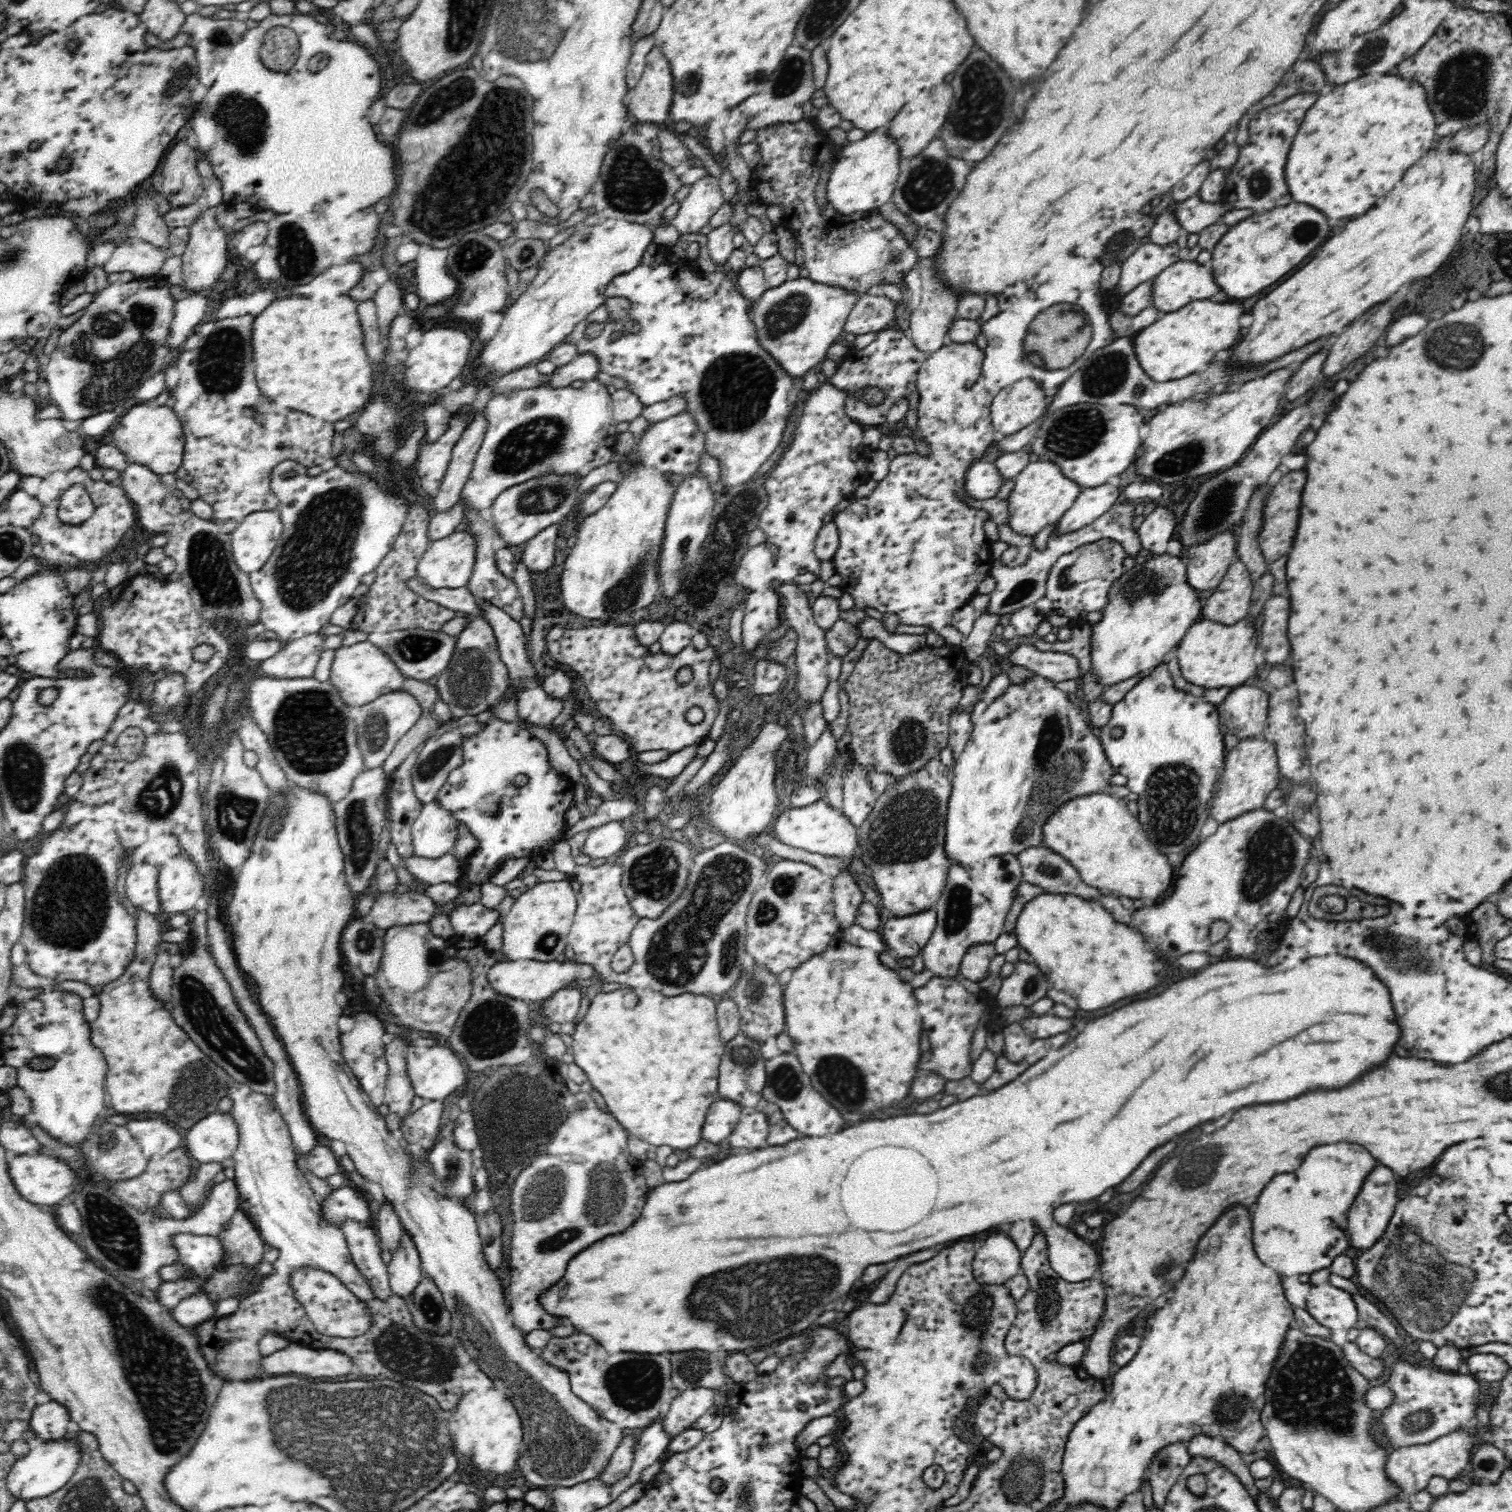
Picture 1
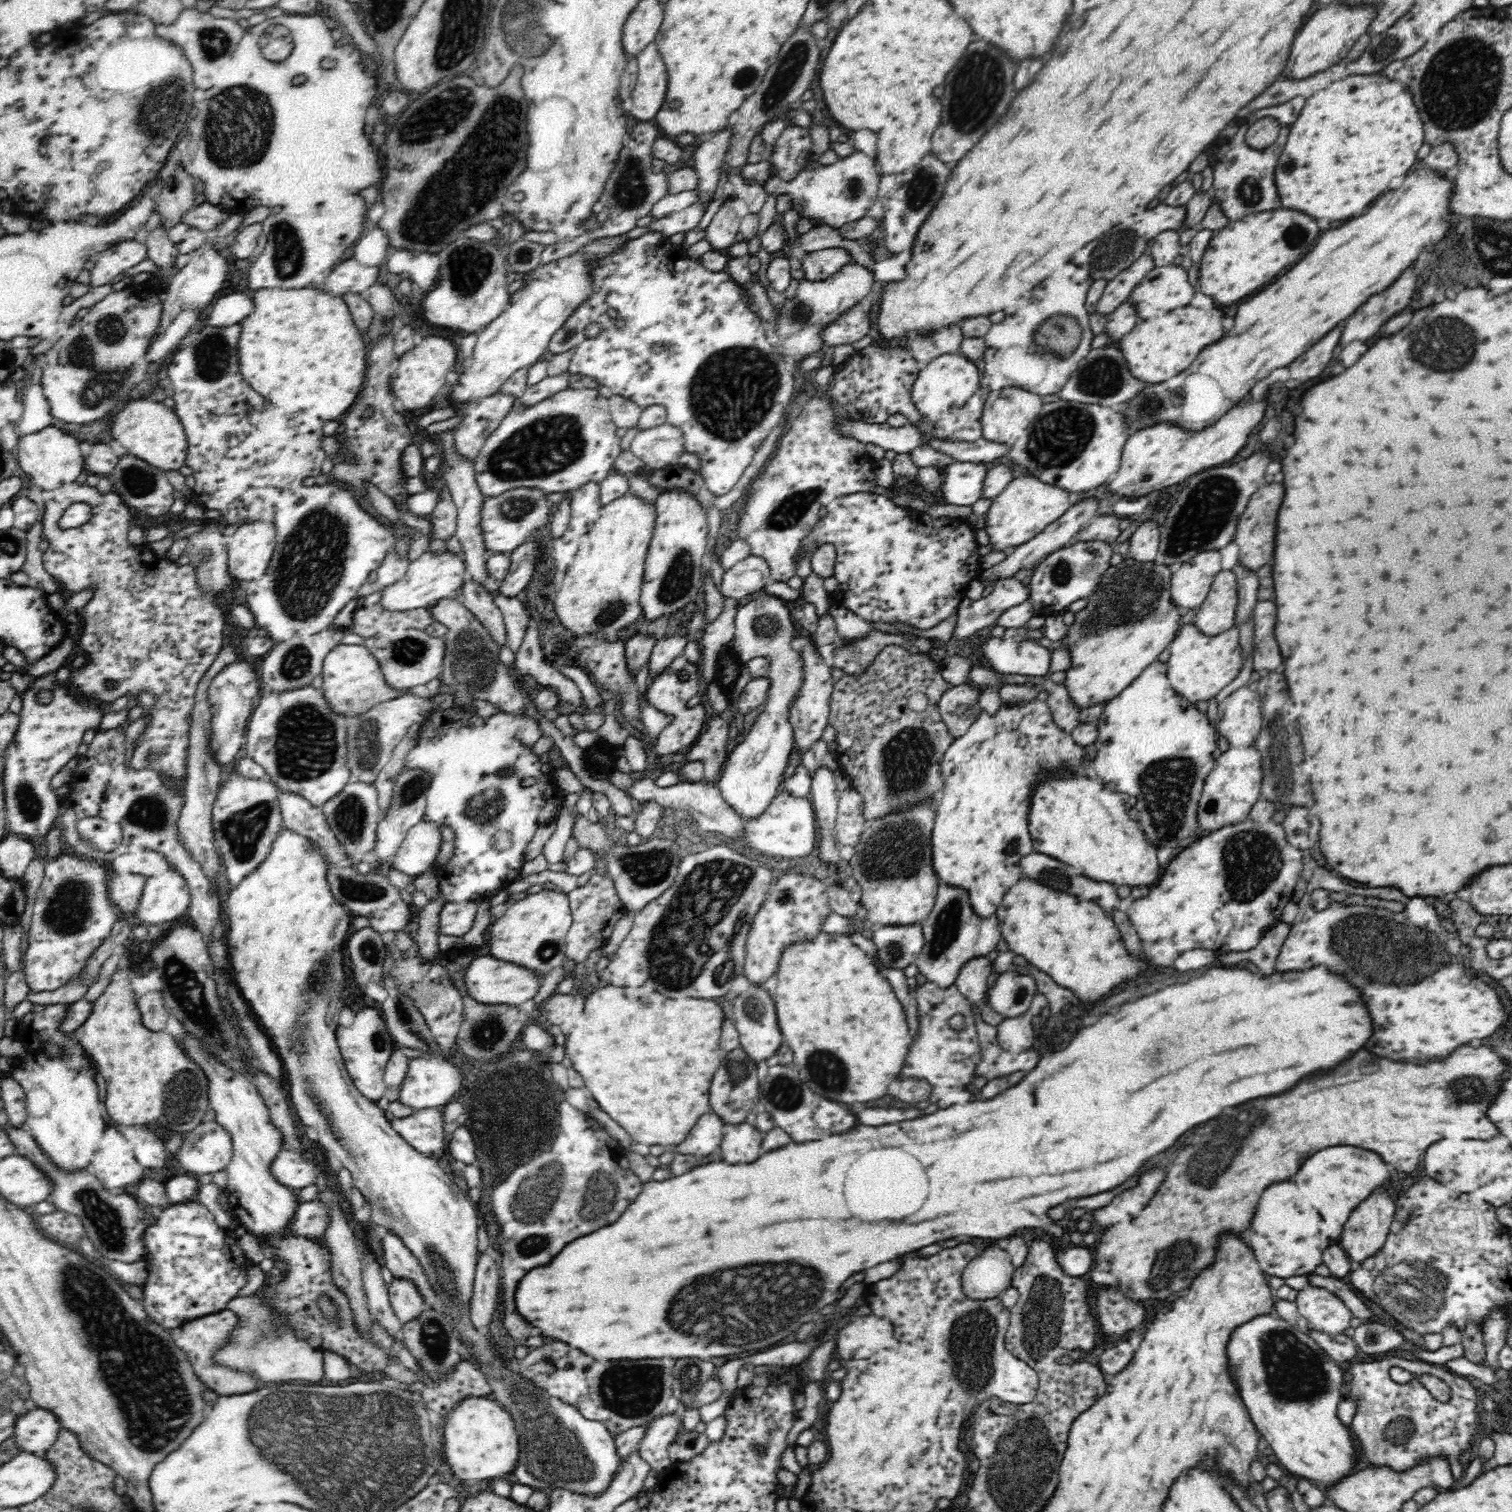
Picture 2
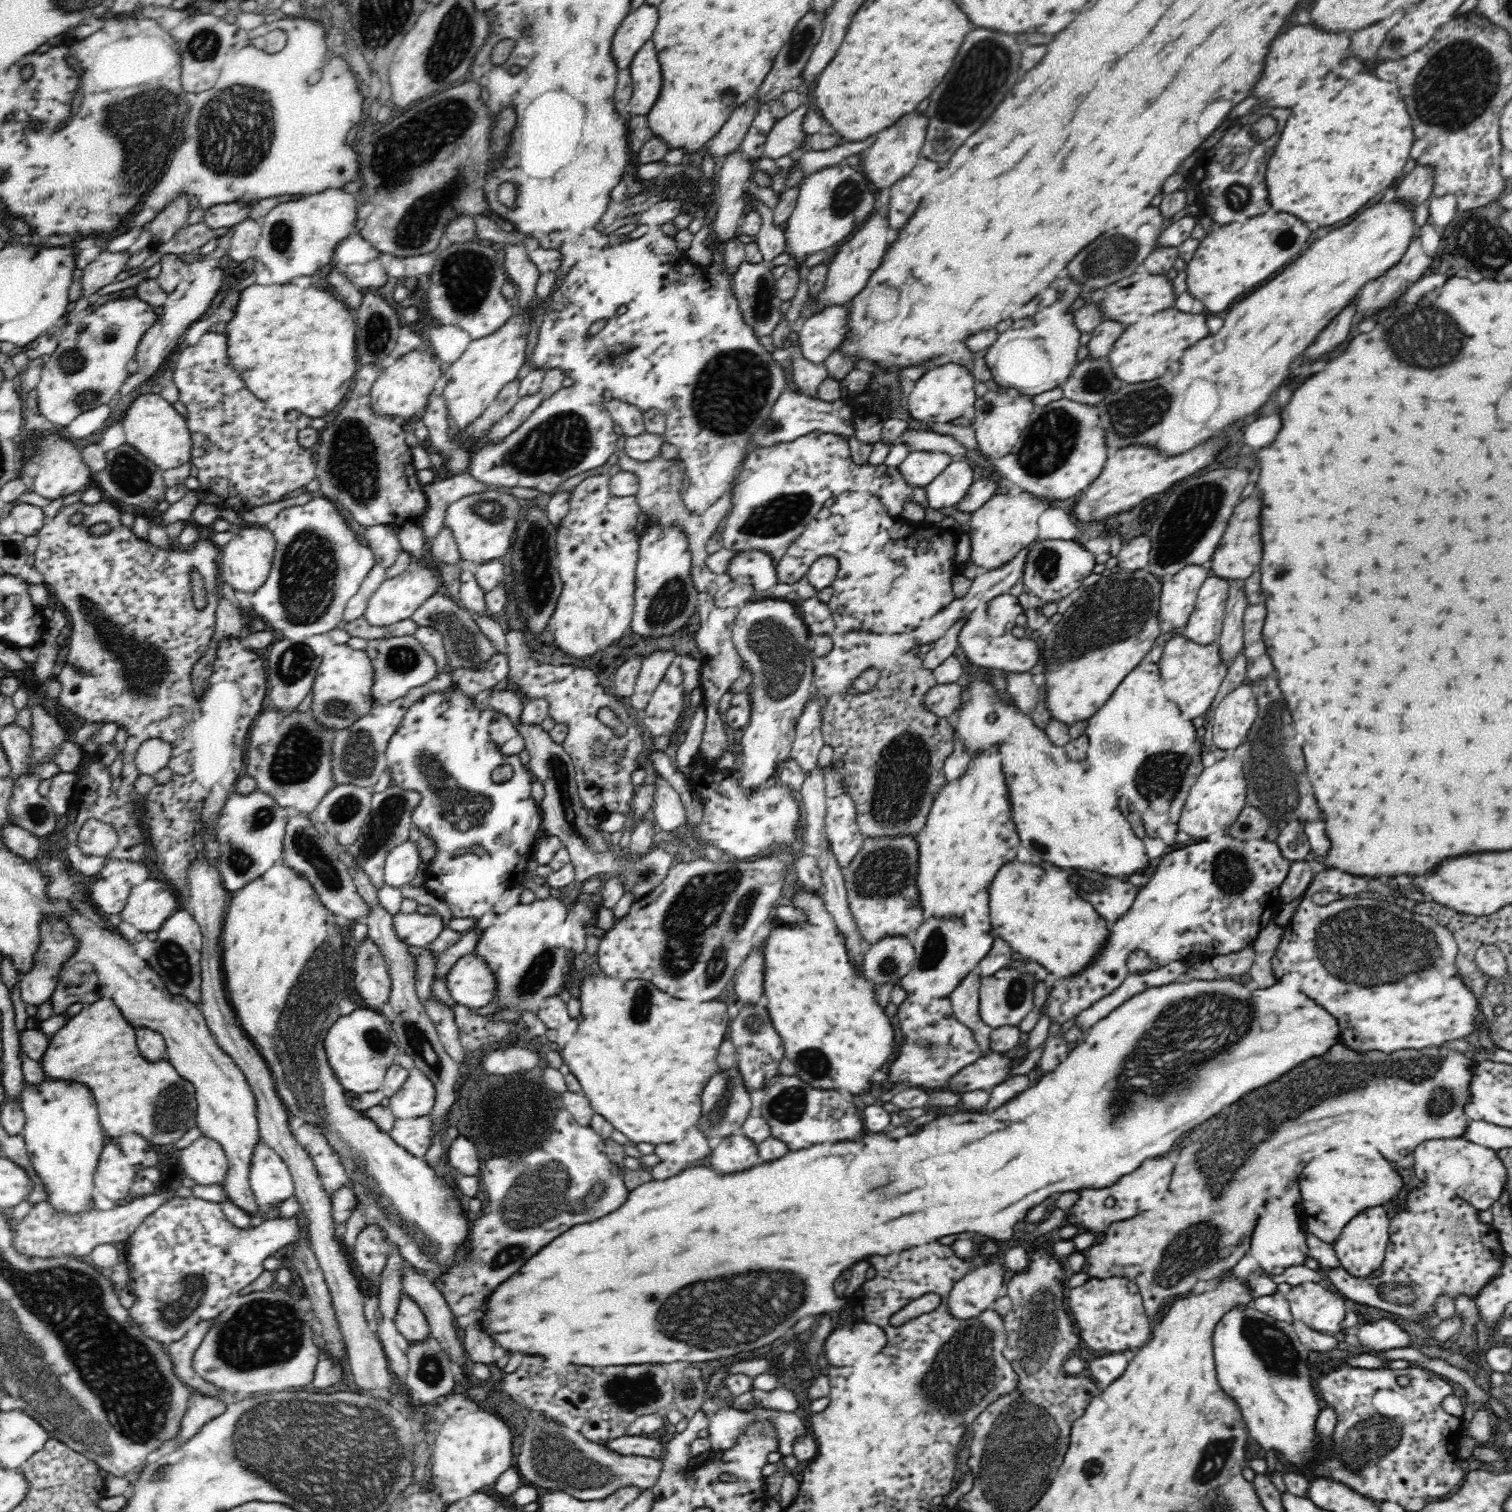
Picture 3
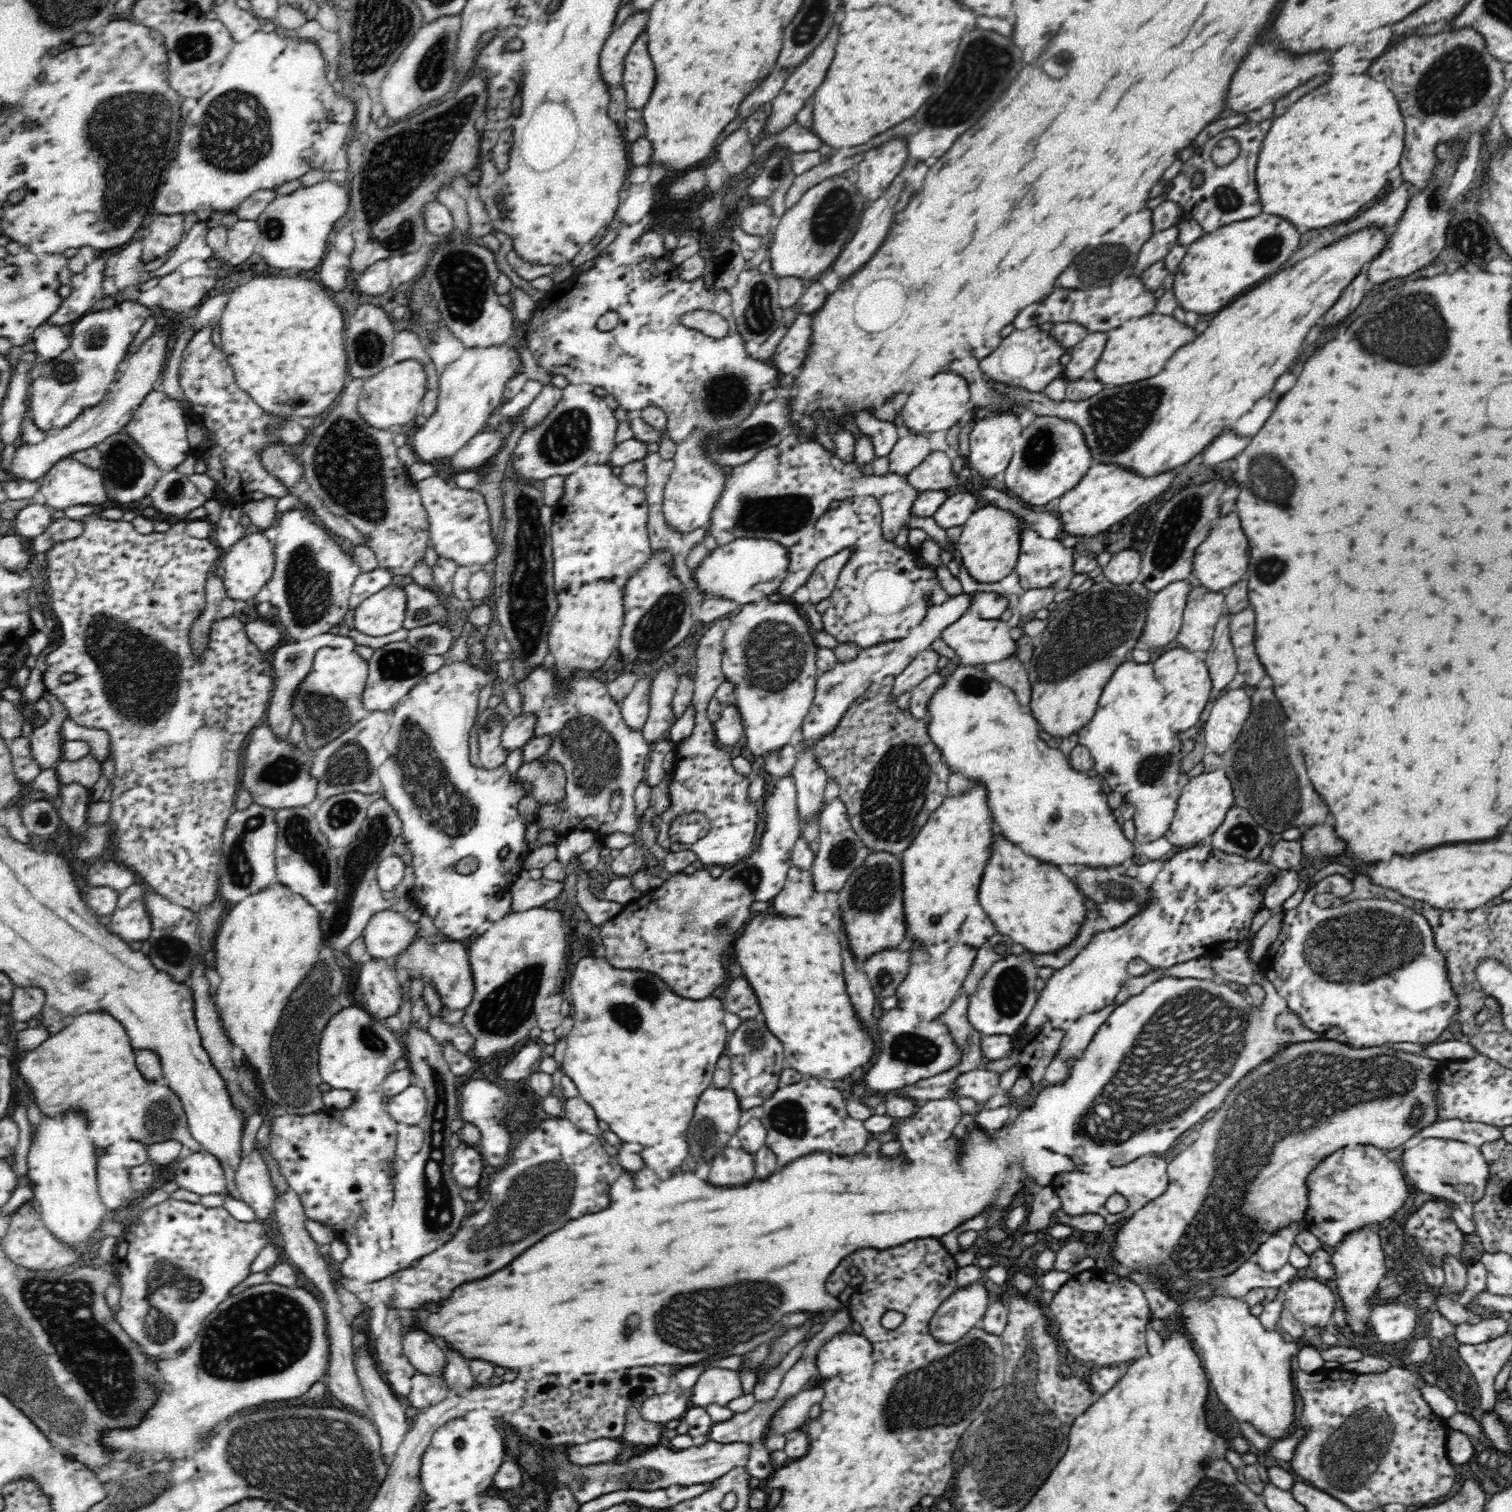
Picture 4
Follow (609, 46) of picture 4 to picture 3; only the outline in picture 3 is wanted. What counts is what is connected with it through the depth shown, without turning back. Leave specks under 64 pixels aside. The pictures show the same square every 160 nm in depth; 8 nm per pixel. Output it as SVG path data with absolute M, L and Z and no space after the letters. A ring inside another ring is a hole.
M645 2L635 11L629 12L622 20L610 44L612 59L618 70L629 68L634 54L642 48L646 40L652 38L656 22L658 22L658 10Z

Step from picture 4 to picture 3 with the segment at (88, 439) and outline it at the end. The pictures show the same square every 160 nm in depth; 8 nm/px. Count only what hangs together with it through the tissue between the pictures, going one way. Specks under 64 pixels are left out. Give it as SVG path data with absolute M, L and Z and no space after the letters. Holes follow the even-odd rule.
M207 259L196 261L188 265L188 279L184 279L168 295L162 306L162 313L157 317L156 322L144 333L142 340L138 343L134 361L138 364L134 374L141 374L142 381L134 388L138 388L147 380L154 378L156 372L160 372L160 366L170 356L172 348L178 344L182 334L193 322L199 320L200 316L208 310L212 298L216 296L218 288L222 286L224 274L219 268L218 260Z

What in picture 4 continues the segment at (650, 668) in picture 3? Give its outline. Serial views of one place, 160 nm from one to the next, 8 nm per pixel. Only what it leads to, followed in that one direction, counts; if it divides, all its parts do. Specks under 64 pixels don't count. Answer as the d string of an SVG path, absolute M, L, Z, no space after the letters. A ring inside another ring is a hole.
M640 677L630 694L618 704L624 723L634 731L643 729L649 715L650 682L652 678Z

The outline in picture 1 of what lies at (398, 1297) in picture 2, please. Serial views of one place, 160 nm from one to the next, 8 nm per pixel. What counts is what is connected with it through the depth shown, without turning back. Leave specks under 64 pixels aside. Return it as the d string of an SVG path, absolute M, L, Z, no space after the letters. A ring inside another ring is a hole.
M408 1233L402 1235L400 1246L392 1255L387 1271L391 1293L407 1302L423 1279L420 1257Z

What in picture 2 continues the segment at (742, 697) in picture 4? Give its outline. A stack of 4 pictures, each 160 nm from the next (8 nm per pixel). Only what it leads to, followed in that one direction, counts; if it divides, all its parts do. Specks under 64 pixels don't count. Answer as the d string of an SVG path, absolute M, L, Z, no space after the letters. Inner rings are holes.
M761 590L757 595L745 601L735 616L735 634L733 652L739 662L748 662L753 658L768 659L768 695L765 704L748 732L737 740L736 748L731 750L716 786L721 795L743 818L756 818L772 804L778 794L784 770L794 752L795 734L790 718L790 708L798 698L798 692L804 682L804 661L799 650L792 647L794 639L801 635L798 621L788 606L780 598L768 595Z

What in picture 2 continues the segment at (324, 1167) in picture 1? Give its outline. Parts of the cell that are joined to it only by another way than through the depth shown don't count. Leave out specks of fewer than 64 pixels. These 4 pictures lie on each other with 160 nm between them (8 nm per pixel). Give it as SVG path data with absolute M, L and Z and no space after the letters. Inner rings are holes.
M284 1148L270 1162L268 1173L279 1184L295 1192L308 1186L314 1186L319 1179L323 1179L324 1174L320 1171L319 1165L314 1167L300 1153Z

